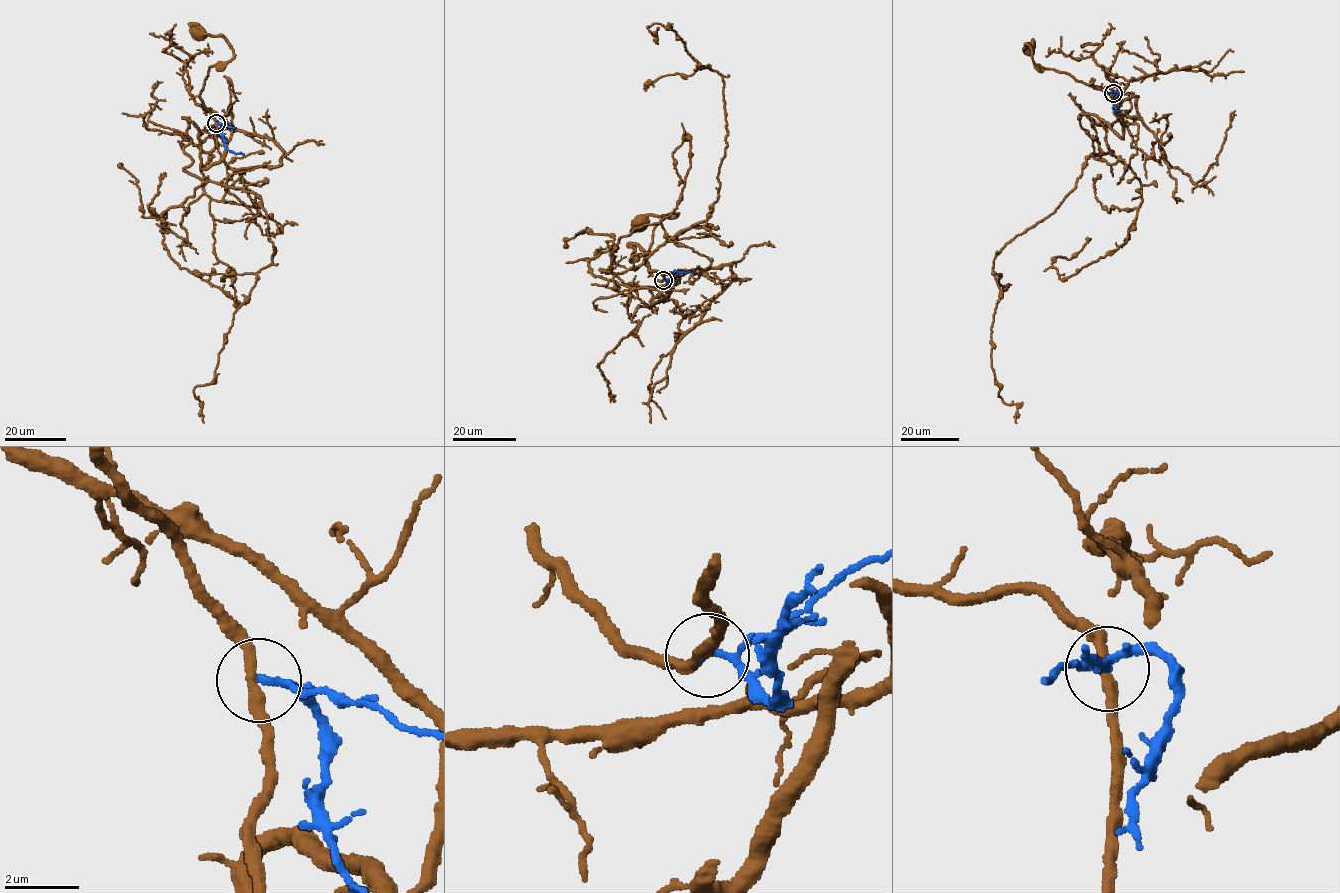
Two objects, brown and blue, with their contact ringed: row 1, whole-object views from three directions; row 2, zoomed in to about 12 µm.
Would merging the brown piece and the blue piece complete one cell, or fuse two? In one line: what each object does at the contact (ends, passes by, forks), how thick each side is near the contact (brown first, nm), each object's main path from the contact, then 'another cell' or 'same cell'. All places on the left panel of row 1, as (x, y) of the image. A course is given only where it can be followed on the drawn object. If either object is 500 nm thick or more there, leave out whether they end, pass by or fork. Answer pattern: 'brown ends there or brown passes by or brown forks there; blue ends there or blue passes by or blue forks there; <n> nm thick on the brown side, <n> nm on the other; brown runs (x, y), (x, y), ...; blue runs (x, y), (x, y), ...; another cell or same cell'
brown passes by; blue passes by; 280 nm thick on the brown side, 150 nm on the other; brown runs (216, 122), (200, 94), (209, 67), (229, 62), (233, 49), (221, 36), (206, 35), (201, 38), (196, 34); blue runs (216, 122), (221, 127), (224, 146), (244, 154); another cell

